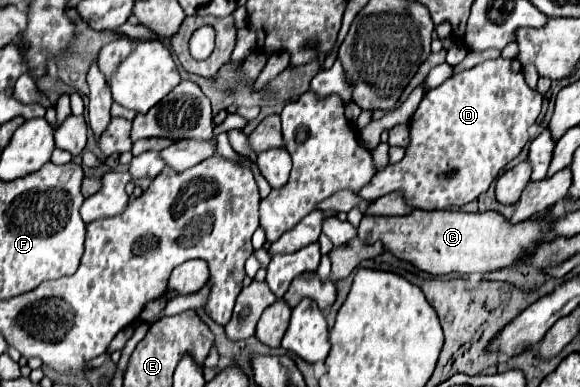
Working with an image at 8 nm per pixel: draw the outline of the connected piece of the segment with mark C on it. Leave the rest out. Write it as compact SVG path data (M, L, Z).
M413 210L407 216L363 216L361 224L359 224L359 238L365 244L373 244L377 240L383 242L383 246L397 256L403 262L413 264L415 268L419 268L421 272L427 272L431 276L443 276L443 274L451 274L451 272L459 272L459 274L487 274L505 266L511 266L517 262L523 246L531 246L531 238L535 238L535 234L539 234L539 230L547 230L547 222L551 220L551 216L547 216L543 222L539 220L529 220L529 222L521 222L511 226L509 220L505 220L501 214L497 212L483 212L483 214L465 214L465 212L449 212L449 210L435 210L435 212L425 212L425 210Z

